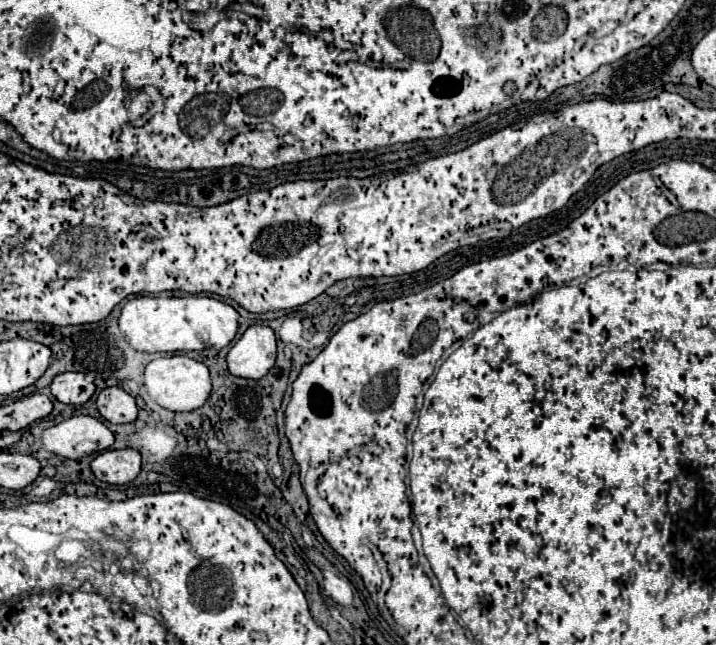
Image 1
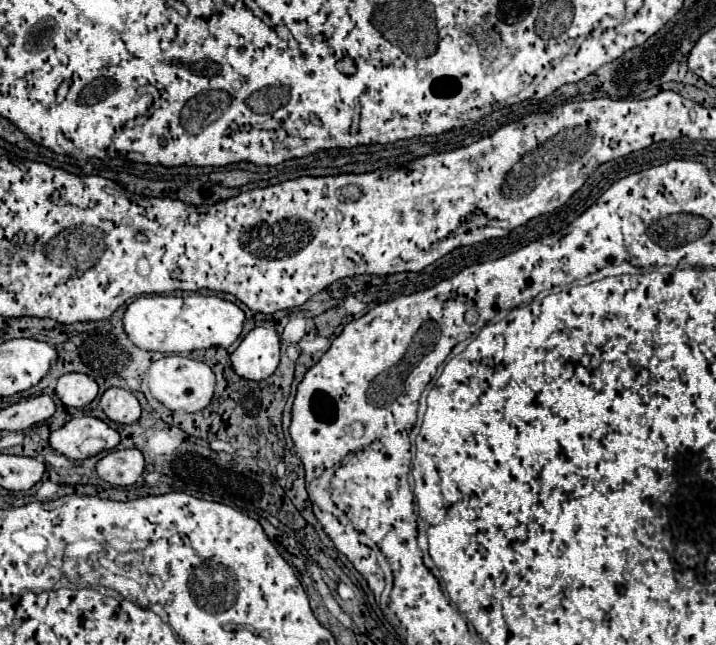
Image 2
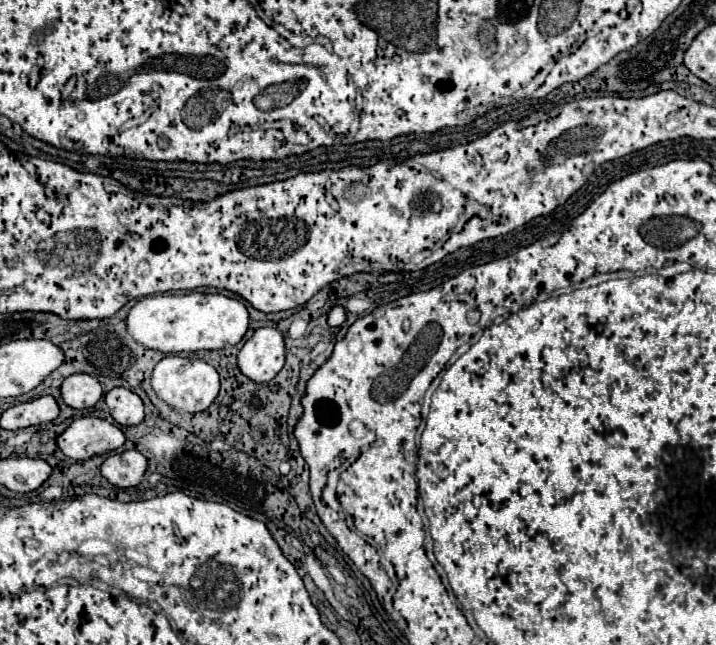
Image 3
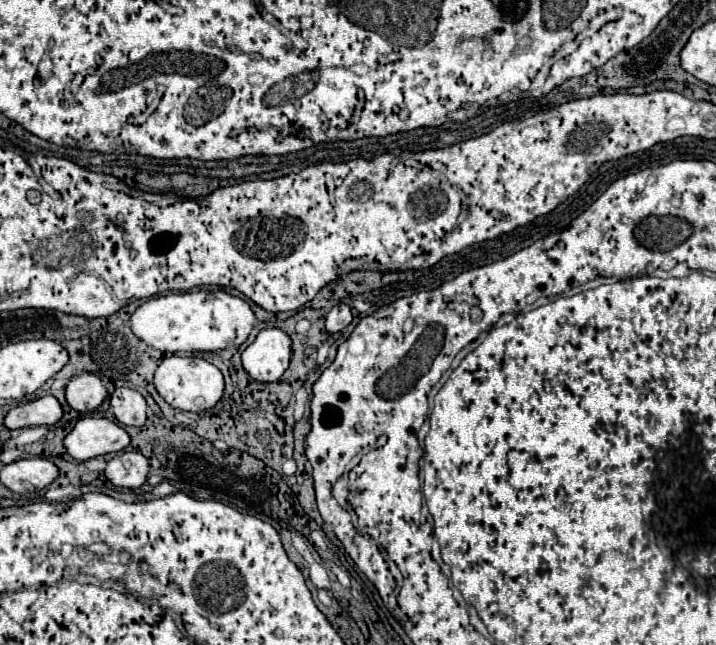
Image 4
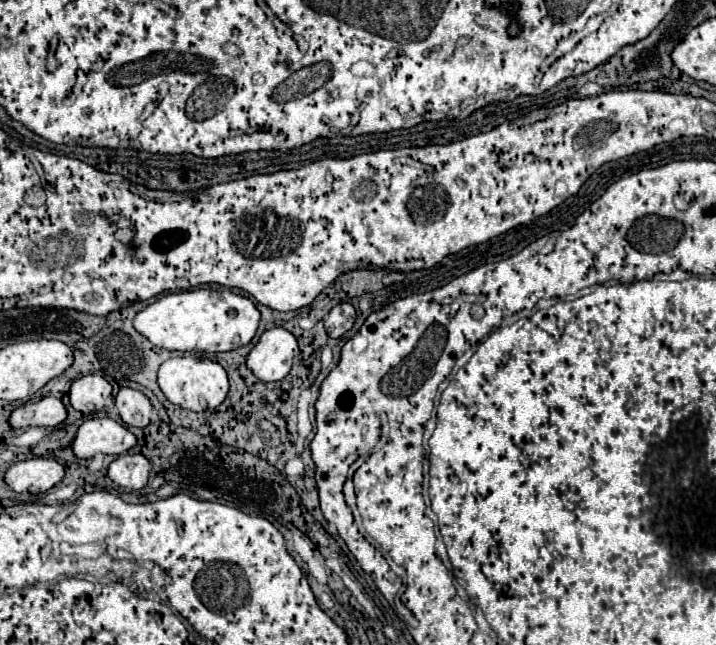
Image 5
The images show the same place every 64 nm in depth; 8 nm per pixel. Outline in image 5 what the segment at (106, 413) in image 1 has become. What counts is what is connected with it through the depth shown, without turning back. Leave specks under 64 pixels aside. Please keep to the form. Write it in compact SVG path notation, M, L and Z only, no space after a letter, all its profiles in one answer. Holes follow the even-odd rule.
M120 388L120 392L116 394L116 406L120 410L120 418L128 426L146 428L150 424L154 406L142 392L132 388Z

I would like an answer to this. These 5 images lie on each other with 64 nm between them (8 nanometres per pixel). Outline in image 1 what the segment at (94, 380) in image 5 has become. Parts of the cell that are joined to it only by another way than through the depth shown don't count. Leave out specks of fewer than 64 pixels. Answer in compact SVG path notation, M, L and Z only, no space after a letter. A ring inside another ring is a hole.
M64 372L52 380L50 390L58 402L78 406L94 396L96 386L94 382L88 382L82 372Z

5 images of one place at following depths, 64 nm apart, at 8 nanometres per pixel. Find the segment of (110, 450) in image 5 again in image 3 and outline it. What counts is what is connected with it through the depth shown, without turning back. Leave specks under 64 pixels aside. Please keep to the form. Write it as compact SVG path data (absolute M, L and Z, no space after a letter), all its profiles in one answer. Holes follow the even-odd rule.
M92 416L76 418L68 430L58 436L60 450L78 462L118 450L124 442L126 436L116 424Z

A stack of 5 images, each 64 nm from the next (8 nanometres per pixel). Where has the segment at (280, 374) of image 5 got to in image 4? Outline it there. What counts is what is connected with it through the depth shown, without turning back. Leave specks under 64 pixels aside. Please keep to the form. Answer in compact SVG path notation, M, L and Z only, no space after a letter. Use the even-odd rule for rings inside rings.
M264 328L242 352L242 366L258 382L276 382L288 370L290 356L290 336L280 328Z

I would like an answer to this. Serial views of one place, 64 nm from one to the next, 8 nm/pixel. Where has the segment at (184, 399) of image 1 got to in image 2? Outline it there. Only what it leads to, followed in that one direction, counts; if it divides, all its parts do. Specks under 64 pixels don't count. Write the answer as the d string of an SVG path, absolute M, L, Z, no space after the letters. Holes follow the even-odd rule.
M164 356L150 366L148 372L148 386L156 400L160 400L168 410L182 410L182 412L200 412L204 410L216 390L216 376L212 368L204 362L184 358L184 356Z

